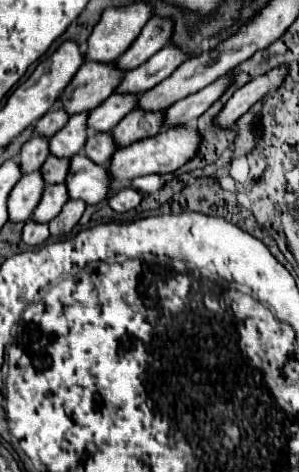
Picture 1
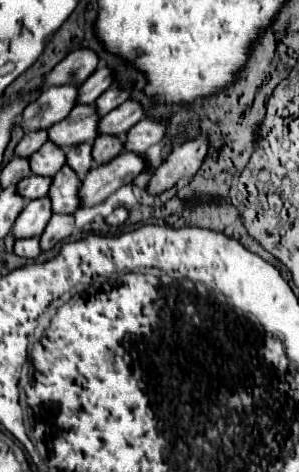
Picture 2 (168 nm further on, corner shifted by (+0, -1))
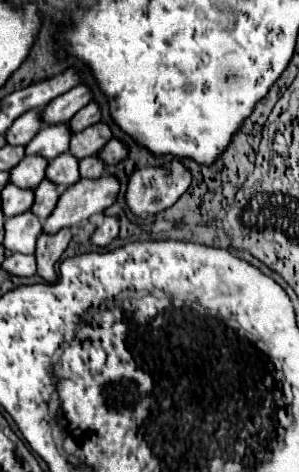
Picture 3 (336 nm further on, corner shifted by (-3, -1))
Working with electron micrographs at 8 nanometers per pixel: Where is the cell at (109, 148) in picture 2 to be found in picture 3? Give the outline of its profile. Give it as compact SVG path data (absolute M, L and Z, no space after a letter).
M88 156L88 158L80 160L78 170L80 170L80 178L96 180L96 178L102 176L102 172L104 172L104 164L100 164L100 158L98 158L98 156Z

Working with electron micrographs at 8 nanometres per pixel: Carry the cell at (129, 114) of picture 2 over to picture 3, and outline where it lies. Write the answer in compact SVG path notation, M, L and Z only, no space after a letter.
M104 122L92 124L84 132L72 134L70 154L76 156L78 160L82 160L86 156L94 156L110 138L112 138L112 132Z

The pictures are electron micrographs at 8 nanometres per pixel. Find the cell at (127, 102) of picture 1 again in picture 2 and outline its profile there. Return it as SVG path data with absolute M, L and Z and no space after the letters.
M79 104L73 112L49 128L49 140L57 146L73 146L81 142L93 142L99 136L99 112L95 104Z

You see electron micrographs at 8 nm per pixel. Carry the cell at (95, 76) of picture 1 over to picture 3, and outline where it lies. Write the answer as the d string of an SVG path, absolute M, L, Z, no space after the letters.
M38 110L26 112L20 118L16 118L14 124L6 130L6 142L10 146L24 146L28 144L28 140L32 140L32 136L36 136L40 126L42 126L40 112Z

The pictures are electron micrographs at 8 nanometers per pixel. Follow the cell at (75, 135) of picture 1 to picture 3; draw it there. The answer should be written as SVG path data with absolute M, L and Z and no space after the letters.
M26 156L14 168L10 168L8 182L18 188L36 188L36 184L40 184L40 180L44 178L44 164L48 164L48 160Z

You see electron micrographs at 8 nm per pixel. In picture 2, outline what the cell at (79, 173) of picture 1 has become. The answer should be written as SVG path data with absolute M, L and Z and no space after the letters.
M63 166L61 172L53 176L53 188L49 190L49 198L53 200L53 212L59 214L75 214L81 208L81 178L73 168Z

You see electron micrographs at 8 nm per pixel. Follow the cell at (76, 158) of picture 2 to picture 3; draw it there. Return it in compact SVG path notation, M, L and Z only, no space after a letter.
M68 152L60 154L58 158L50 160L46 166L46 178L54 182L58 188L68 188L80 180L78 174L78 160L72 160Z

